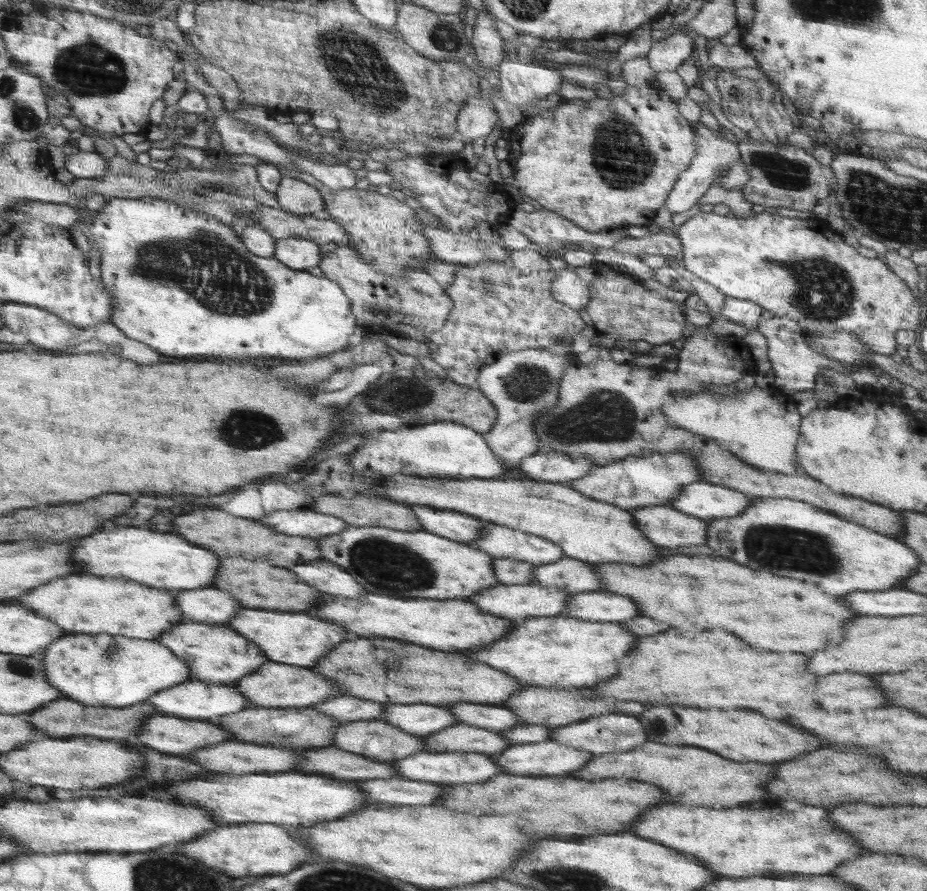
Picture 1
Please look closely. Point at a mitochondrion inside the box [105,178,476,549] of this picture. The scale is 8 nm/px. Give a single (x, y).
(211, 270)

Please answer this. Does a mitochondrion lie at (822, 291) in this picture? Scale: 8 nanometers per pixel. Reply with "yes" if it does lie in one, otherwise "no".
yes

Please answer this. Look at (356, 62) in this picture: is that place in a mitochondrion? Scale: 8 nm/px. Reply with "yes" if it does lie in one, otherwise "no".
yes

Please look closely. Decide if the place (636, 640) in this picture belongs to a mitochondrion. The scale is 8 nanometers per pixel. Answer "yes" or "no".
no

